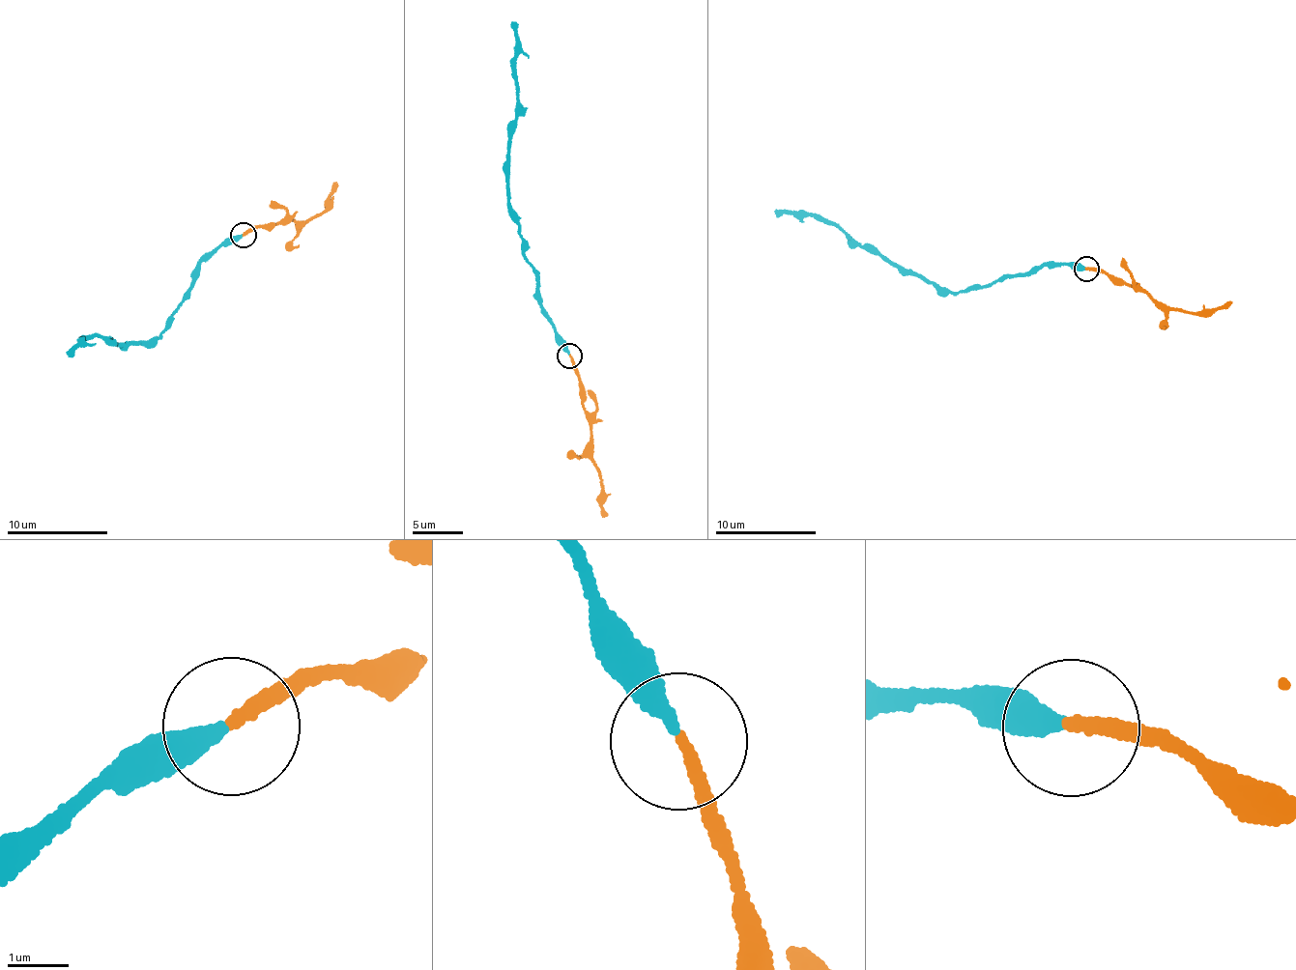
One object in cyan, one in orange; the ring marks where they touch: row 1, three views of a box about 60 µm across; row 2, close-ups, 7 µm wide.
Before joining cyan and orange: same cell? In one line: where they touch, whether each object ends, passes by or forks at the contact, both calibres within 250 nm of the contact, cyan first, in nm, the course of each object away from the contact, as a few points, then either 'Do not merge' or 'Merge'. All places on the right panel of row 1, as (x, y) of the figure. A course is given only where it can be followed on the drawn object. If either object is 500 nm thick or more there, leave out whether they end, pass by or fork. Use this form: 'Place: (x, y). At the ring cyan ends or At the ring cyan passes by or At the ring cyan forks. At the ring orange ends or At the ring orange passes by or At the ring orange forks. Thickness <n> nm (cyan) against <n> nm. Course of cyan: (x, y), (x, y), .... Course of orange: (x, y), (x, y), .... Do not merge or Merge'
Place: (1086, 269). At the ring cyan ends. At the ring orange ends. Thickness 280 nm (cyan) against 220 nm. Course of cyan: (1085, 270), (1070, 263), (1044, 266), (1003, 274), (984, 287), (941, 290), (899, 271), (837, 225), (777, 213). Course of orange: (1087, 270), (1143, 288), (1168, 309), (1209, 315), (1231, 300). Merge

